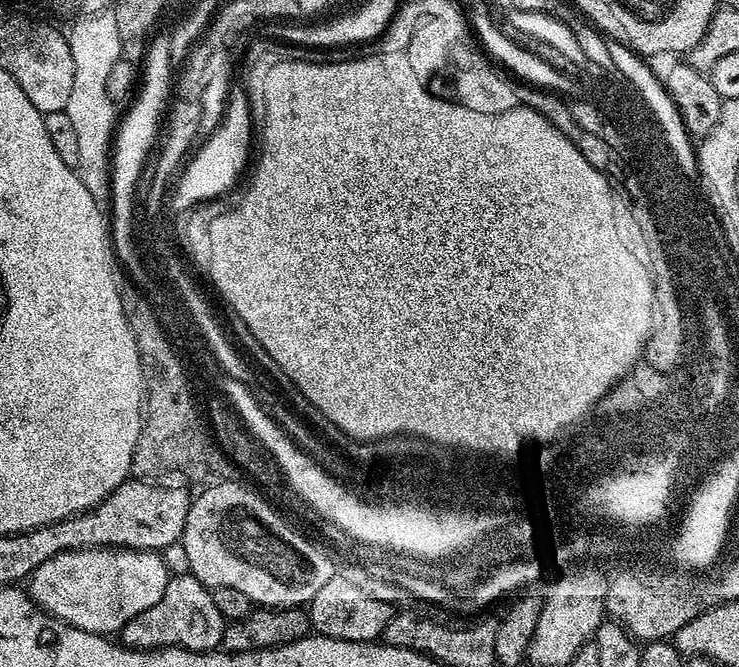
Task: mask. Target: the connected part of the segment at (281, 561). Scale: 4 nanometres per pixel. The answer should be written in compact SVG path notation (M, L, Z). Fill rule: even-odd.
M224 480L221 484L212 484L200 497L193 499L188 506L188 517L186 518L186 526L182 543L189 558L189 573L198 578L198 582L202 582L208 588L229 588L230 590L242 590L242 594L246 594L246 598L252 600L253 605L263 606L265 608L295 608L297 606L307 605L313 598L314 594L318 594L318 590L322 590L327 583L330 583L334 577L332 571L333 557L323 552L318 545L312 540L307 540L290 521L287 515L279 516L262 497L261 493L255 487L247 488L244 484L235 484L232 480Z

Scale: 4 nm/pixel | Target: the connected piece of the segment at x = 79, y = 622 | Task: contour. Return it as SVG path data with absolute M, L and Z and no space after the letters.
M81 548L56 554L32 573L28 593L37 605L58 620L87 633L113 635L162 598L169 578L163 555L126 548Z

